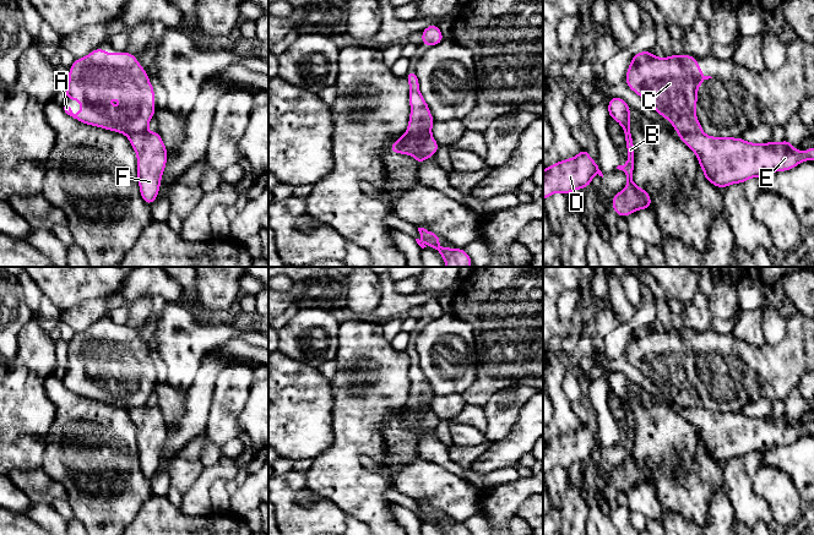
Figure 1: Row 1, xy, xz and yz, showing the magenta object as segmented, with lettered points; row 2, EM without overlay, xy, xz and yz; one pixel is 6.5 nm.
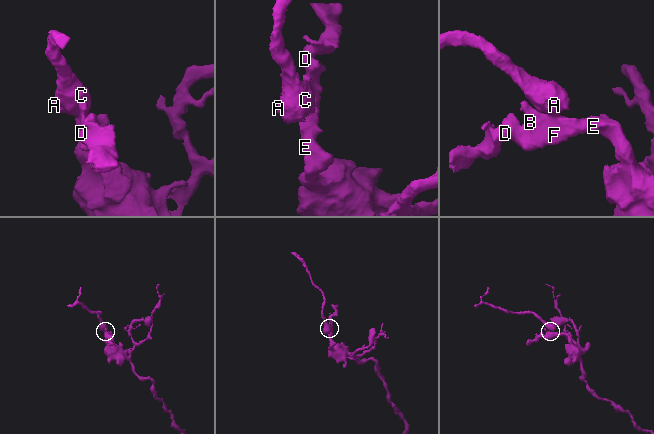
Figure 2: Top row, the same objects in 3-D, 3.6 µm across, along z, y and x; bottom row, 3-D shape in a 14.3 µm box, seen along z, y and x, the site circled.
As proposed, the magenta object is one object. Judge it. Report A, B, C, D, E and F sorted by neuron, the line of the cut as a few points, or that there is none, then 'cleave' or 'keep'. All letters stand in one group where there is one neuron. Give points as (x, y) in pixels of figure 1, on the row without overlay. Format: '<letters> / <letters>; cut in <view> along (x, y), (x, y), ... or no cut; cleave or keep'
A C / B D E F; cut in yz along (677, 404), (700, 407); cleave

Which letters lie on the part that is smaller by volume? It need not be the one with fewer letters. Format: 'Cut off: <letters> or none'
Cut off: A, C

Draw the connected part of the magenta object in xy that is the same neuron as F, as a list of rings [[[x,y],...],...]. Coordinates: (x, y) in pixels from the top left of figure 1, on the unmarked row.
[[[157,405],[134,406],[127,411],[137,430],[140,469],[145,477],[151,480],[159,466],[168,426]]]

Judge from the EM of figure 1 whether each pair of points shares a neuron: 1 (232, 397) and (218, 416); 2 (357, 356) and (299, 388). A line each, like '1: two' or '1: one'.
1: one
2: two

